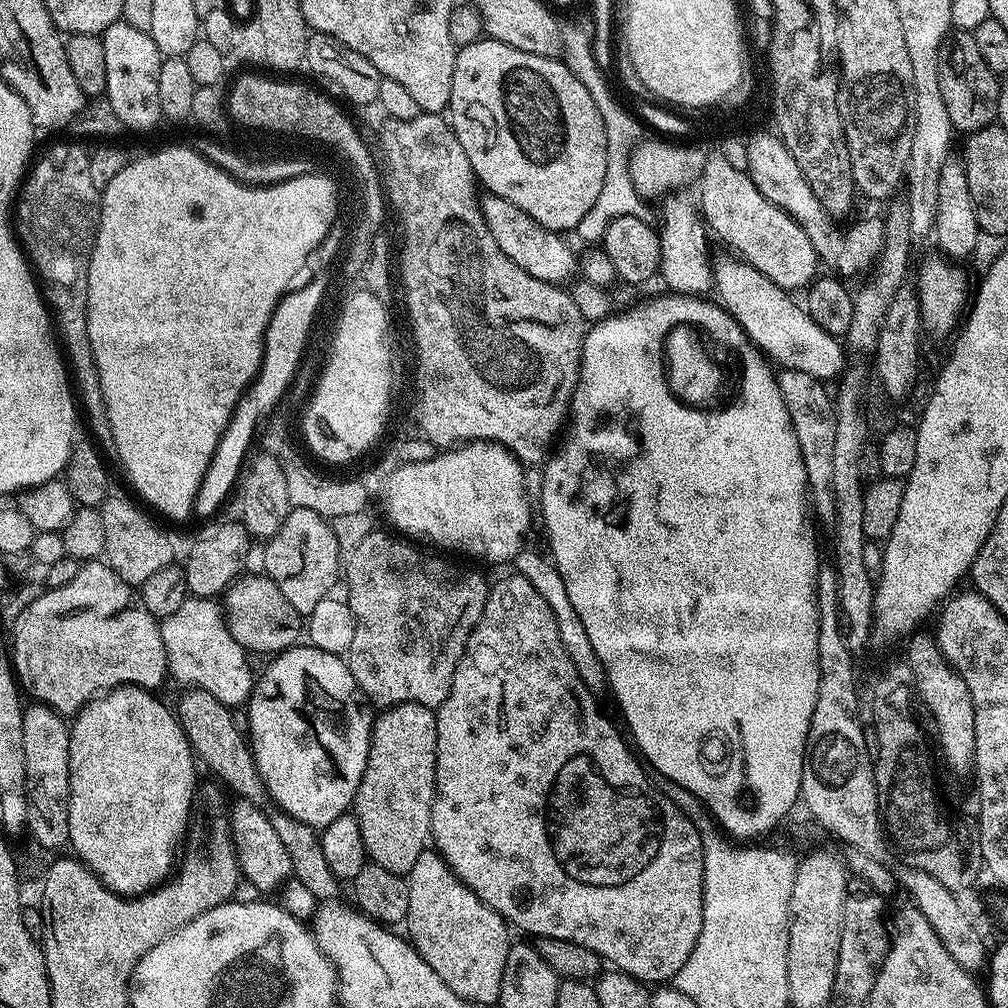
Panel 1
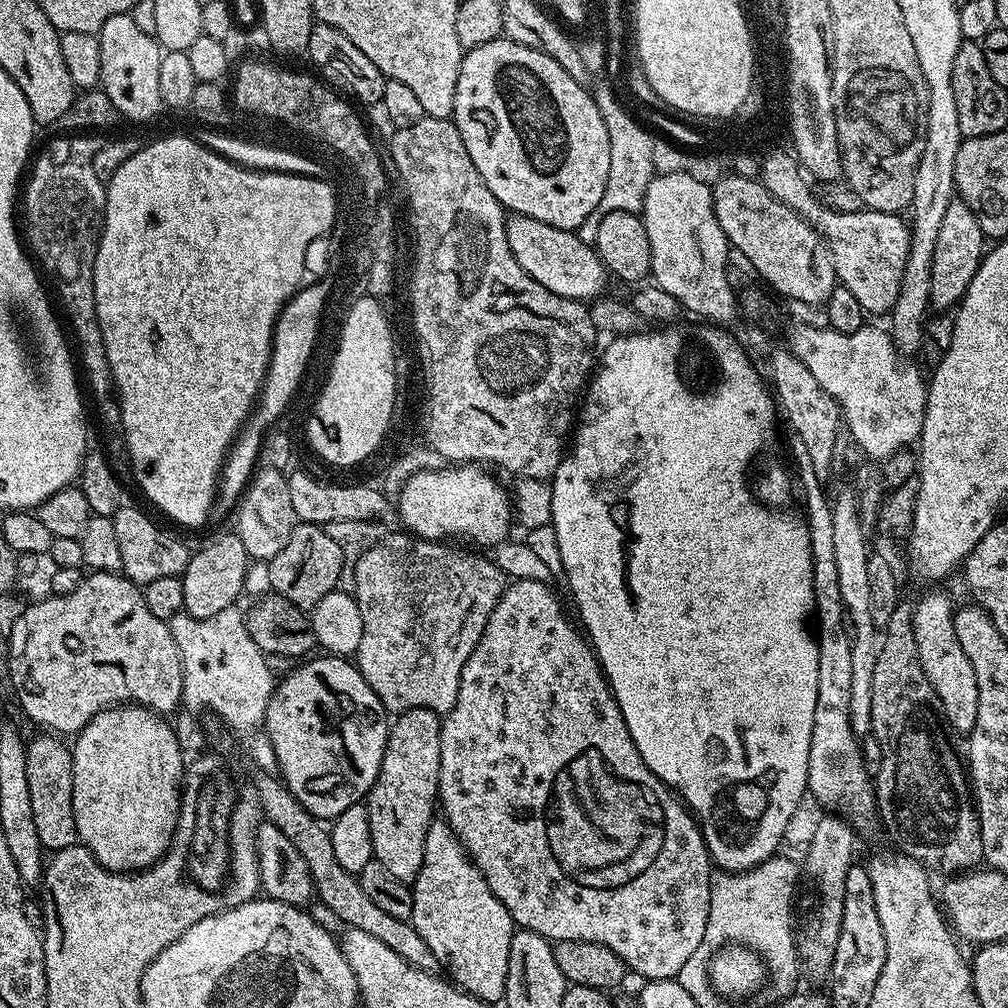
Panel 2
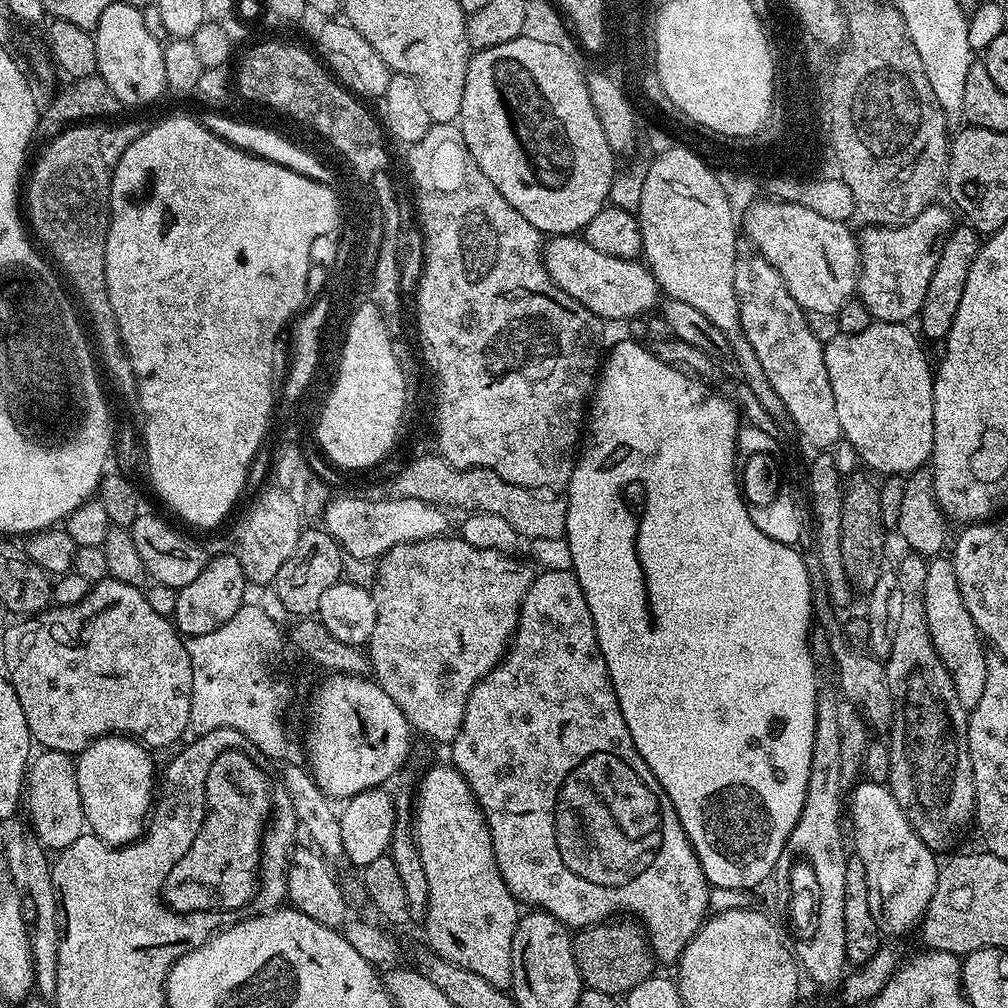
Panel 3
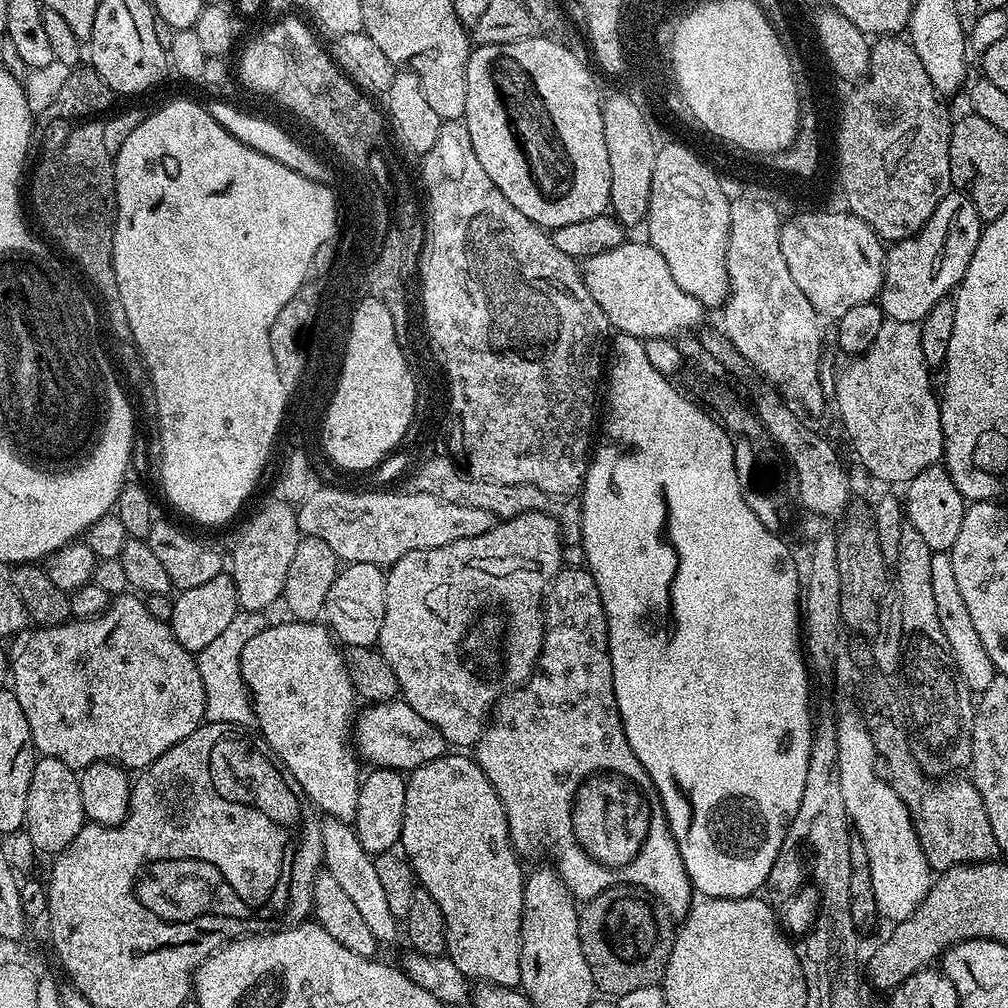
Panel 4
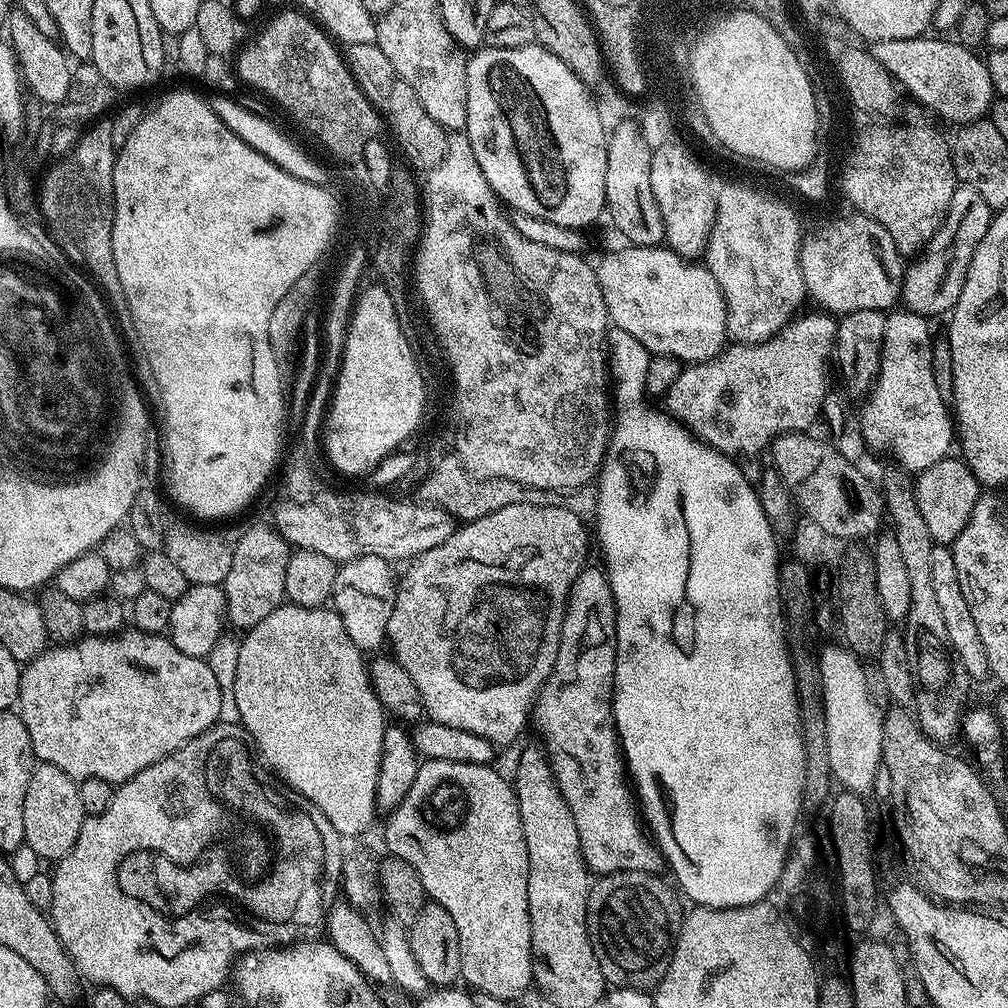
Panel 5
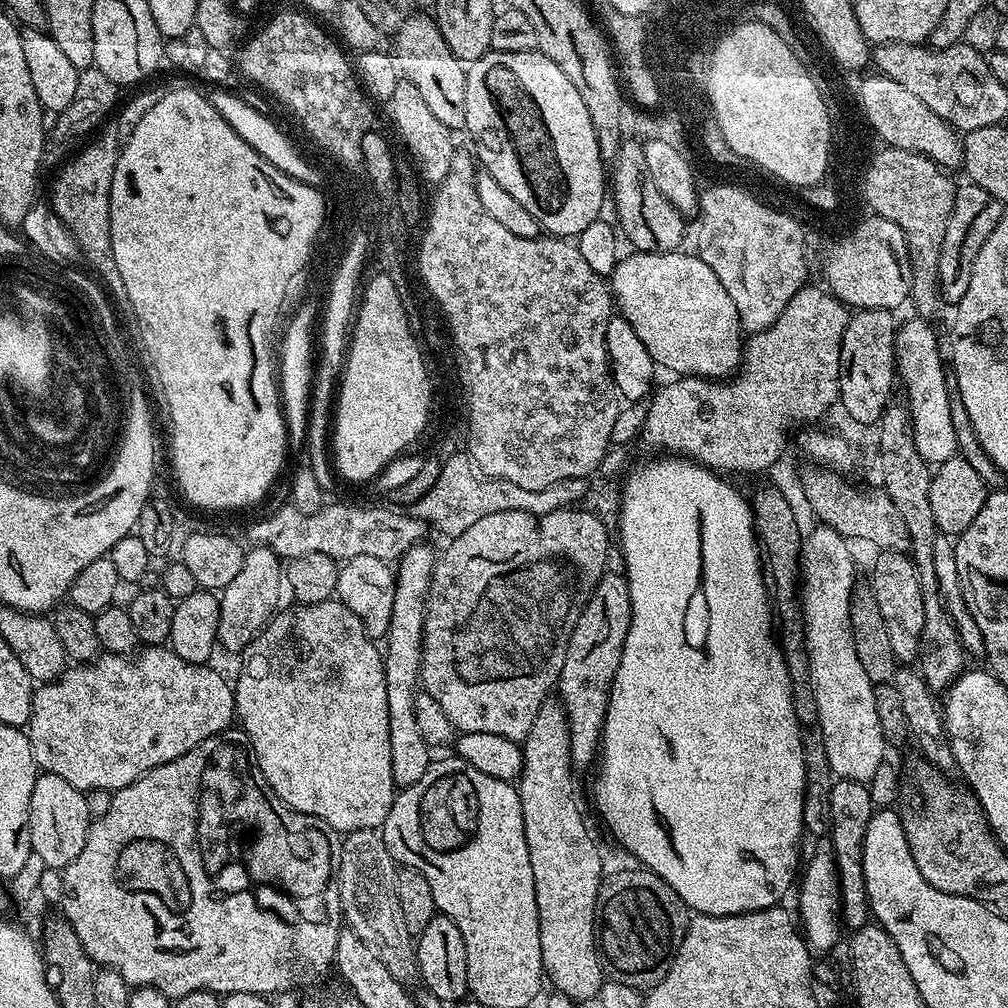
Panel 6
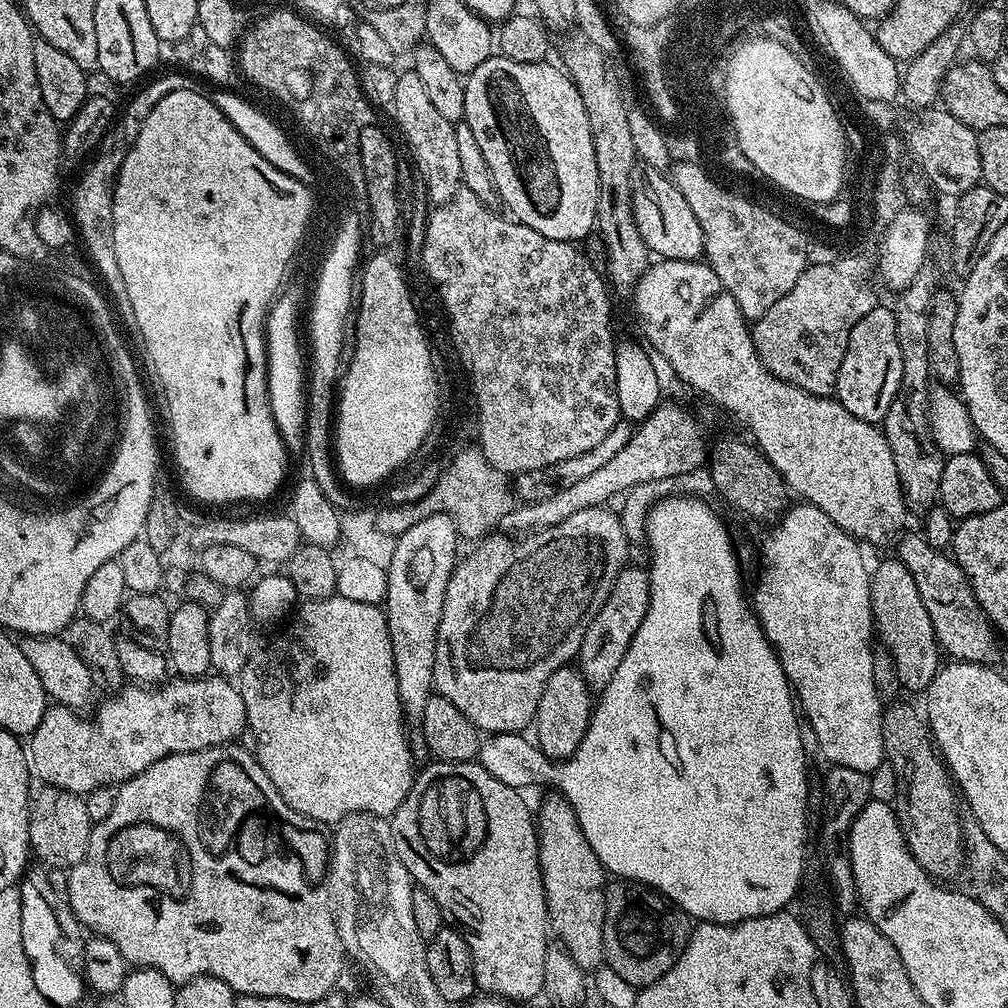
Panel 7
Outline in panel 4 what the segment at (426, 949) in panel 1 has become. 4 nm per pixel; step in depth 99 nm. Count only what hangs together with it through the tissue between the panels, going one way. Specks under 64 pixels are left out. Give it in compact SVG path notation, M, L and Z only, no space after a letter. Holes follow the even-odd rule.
M445 754L436 760L426 762L421 768L412 769L406 780L406 802L404 803L404 817L402 818L402 834L400 835L399 847L403 855L407 857L416 873L419 887L425 888L438 902L438 910L442 910L444 919L444 946L446 955L453 960L464 976L472 982L487 982L515 988L520 983L520 947L522 938L522 906L524 905L524 881L526 879L525 869L520 869L521 857L512 846L512 839L508 833L508 823L502 802L486 774L476 765L475 759L468 754Z

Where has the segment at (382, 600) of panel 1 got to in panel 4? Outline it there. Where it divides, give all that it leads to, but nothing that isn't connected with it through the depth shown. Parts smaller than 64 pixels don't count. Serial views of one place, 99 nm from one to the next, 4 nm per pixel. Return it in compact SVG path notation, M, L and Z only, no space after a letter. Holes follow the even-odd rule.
M527 512L512 516L506 521L498 522L486 534L478 534L478 538L462 538L458 542L450 542L446 546L434 546L430 550L410 550L410 554L402 554L398 562L394 562L387 569L384 581L386 582L386 614L382 618L382 630L378 641L378 651L384 655L386 662L390 662L390 670L394 670L394 678L398 678L400 696L430 726L434 726L442 734L445 745L456 750L468 750L480 741L486 721L505 691L504 684L519 686L536 670L536 662L540 658L540 648L544 645L544 626L542 623L542 609L548 588L552 579L560 573L560 548L562 537L560 523L552 516L541 512Z

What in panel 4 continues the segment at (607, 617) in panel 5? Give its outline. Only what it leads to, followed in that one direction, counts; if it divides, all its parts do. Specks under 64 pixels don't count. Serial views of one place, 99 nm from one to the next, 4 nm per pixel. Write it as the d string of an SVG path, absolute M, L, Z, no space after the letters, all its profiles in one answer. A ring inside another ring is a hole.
M561 567L560 573L552 579L542 609L544 645L540 648L540 658L536 662L536 670L515 690L501 695L494 708L494 719L485 727L484 732L480 735L480 741L474 746L474 759L476 765L486 774L486 778L490 778L490 782L502 802L513 848L524 858L536 856L545 848L552 855L551 863L554 865L556 873L560 875L562 882L577 901L587 902L608 888L619 884L628 884L631 888L640 888L647 892L653 900L659 902L668 911L669 916L683 918L691 911L694 903L692 880L686 874L686 866L682 862L682 854L678 850L676 839L668 825L658 790L654 786L650 774L646 774L642 762L638 762L628 741L626 730L622 726L622 718L614 694L614 678L608 649L608 627L606 626L606 614L602 610L602 598L598 594L598 586L592 575L589 574L587 567L579 567Z

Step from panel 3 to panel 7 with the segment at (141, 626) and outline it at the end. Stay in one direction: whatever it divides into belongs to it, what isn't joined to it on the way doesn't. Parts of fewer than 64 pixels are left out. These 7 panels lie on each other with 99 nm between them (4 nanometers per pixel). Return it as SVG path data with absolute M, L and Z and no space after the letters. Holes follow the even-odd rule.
M219 674L172 678L159 686L124 686L109 696L112 697L97 710L93 720L83 720L79 711L70 708L49 706L26 744L28 767L31 775L41 780L41 785L77 794L119 786L170 754L186 754L219 744L231 744L240 731L245 731L248 722L239 687Z

